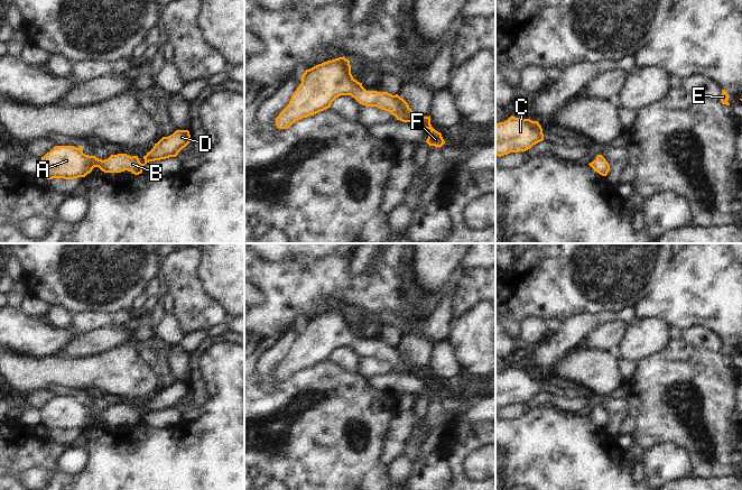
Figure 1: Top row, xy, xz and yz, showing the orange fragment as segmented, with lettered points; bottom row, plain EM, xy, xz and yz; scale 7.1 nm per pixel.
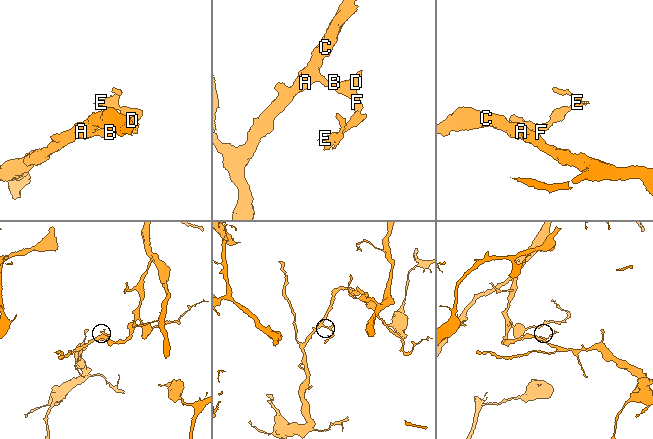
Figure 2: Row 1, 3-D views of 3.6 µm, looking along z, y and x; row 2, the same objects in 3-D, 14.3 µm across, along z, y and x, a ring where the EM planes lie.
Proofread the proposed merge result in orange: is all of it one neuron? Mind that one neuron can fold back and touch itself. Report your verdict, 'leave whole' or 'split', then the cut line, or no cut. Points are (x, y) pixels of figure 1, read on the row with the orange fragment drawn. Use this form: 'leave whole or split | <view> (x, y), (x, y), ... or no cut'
leave whole | no cut

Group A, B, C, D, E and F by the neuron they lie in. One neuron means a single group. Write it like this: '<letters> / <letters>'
A B C D E F

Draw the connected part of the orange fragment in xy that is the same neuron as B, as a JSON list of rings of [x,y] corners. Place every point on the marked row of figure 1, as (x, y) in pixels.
[[[176,130],[173,135],[163,137],[155,144],[154,148],[143,156],[143,164],[140,163],[138,156],[118,154],[102,160],[95,156],[85,155],[82,147],[55,146],[53,150],[41,157],[43,175],[47,179],[74,179],[85,177],[94,167],[99,167],[104,173],[128,170],[139,175],[147,163],[176,157],[189,142],[188,130]]]

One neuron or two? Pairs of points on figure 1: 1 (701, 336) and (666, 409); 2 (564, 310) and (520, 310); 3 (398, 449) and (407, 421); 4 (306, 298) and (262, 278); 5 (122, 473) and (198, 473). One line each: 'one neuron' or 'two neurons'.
1: two neurons
2: one neuron
3: one neuron
4: one neuron
5: one neuron

